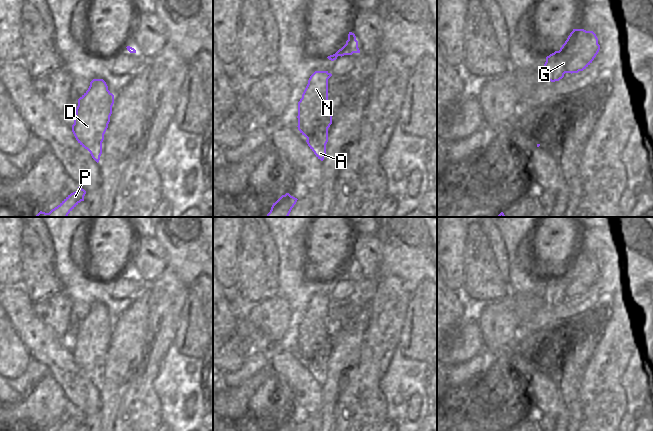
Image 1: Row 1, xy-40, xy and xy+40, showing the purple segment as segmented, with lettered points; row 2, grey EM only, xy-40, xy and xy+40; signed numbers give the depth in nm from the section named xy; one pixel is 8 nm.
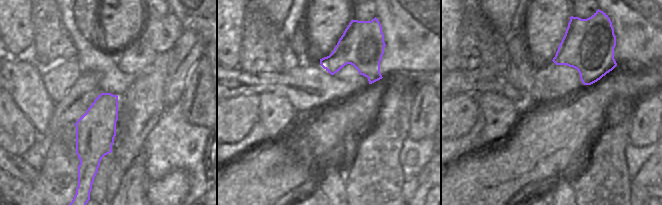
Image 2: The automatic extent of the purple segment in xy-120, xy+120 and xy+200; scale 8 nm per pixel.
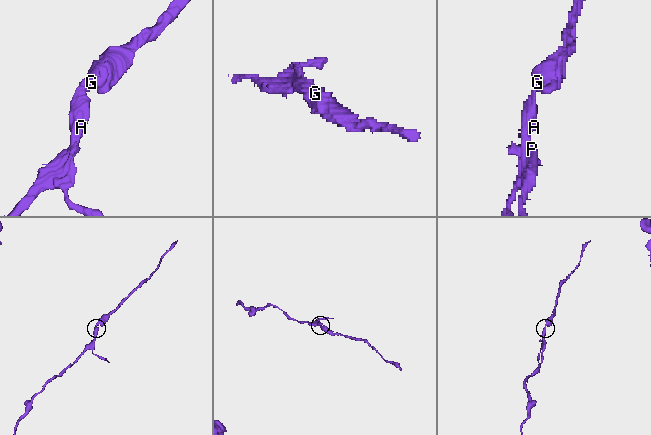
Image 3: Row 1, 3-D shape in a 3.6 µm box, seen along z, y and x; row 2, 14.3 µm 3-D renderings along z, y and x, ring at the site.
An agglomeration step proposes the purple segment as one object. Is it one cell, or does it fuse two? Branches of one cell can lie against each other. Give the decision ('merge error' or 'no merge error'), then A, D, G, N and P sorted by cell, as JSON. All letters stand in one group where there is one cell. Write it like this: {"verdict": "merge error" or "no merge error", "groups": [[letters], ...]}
{"verdict": "no merge error", "groups": [["A", "D", "G", "N", "P"]]}

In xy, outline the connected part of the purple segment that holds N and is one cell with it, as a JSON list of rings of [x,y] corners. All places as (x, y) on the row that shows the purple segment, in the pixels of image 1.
[[[315,71],[310,76],[302,98],[298,102],[298,130],[307,138],[308,146],[321,161],[326,154],[328,128],[332,124],[332,108],[328,104],[328,79],[331,76],[328,71]]]

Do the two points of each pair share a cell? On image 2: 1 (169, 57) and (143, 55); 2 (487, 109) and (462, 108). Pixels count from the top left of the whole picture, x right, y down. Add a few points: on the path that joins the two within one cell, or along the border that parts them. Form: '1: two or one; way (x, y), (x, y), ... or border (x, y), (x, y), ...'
1: two; border (158, 53), (155, 59), (140, 74)
2: two; border (475, 95), (480, 110)

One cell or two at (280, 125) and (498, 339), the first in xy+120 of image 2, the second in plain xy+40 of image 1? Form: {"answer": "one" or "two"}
{"answer": "one"}

